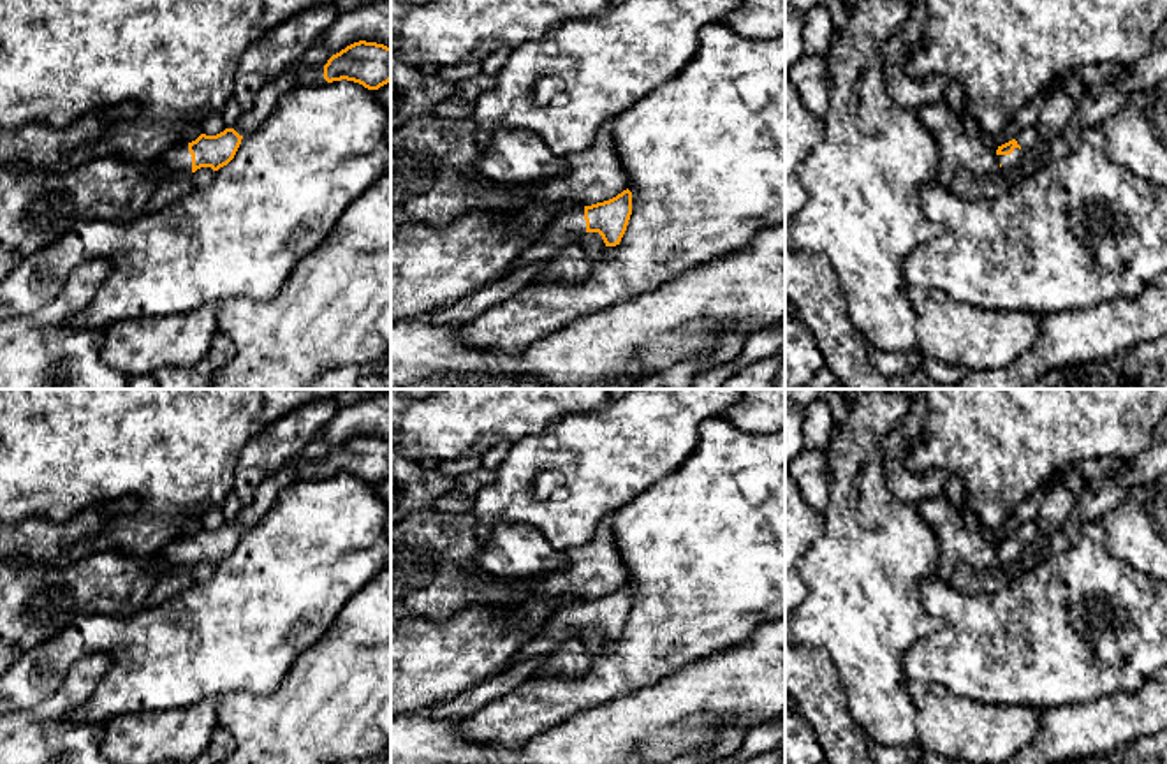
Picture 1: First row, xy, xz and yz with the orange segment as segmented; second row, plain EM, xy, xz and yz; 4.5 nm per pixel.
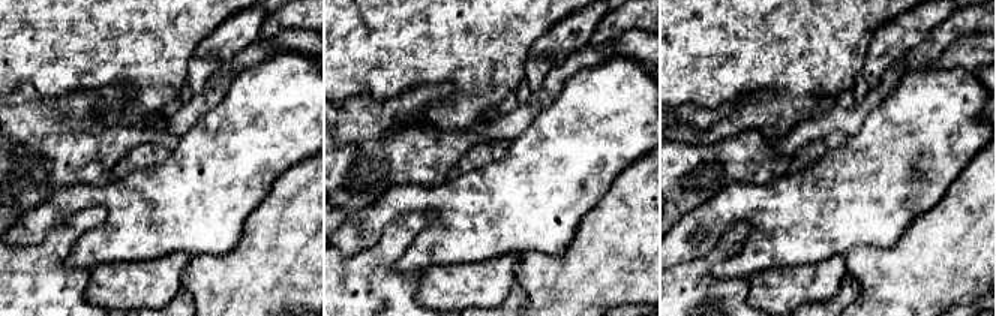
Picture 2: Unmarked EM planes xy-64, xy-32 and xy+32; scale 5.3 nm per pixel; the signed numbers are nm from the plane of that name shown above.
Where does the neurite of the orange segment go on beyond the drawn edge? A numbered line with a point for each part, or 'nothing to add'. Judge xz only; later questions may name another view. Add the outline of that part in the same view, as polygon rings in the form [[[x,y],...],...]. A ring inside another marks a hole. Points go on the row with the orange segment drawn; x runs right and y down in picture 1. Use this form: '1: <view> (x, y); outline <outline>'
1: xz (569, 226); outline [[[572,206],[551,222],[540,239],[528,246],[519,257],[516,257],[505,273],[510,273],[514,268],[551,261],[567,246],[576,243],[576,239],[584,232],[584,206]]]

